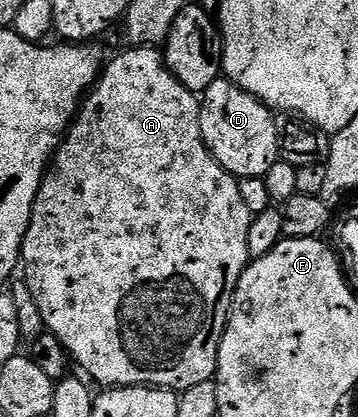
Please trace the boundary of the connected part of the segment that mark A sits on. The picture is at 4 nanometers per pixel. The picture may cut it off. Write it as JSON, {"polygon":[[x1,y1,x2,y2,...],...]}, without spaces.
{"polygon":[[129,47,124,50,113,62,106,64,97,84,93,86,91,92,84,98,83,104,69,130,65,134,47,172,45,180,41,183,41,194,37,196,37,201,33,205,33,218,29,224,29,230,25,236,25,242,21,248,20,264,25,265,25,277,29,280,27,285,28,292,33,293,38,305,42,311,42,317,45,320,45,328,50,334,53,334,61,342,62,346,71,354,72,360,77,361,101,384,101,387,124,387,127,385,148,385,158,389,171,389,174,391,186,391,204,381,212,381,217,376,217,360,219,359,219,347,225,334,225,327,229,323,229,312,233,306,233,296,237,290,239,279,243,271,250,263,249,248,247,247,247,235,251,231,251,223,255,214,247,209,241,194,241,182,233,174,228,173,226,169,213,156,213,152,207,147,203,139,201,130,201,106,198,94,192,93,179,79,175,77,165,62,165,54,157,47]]}

